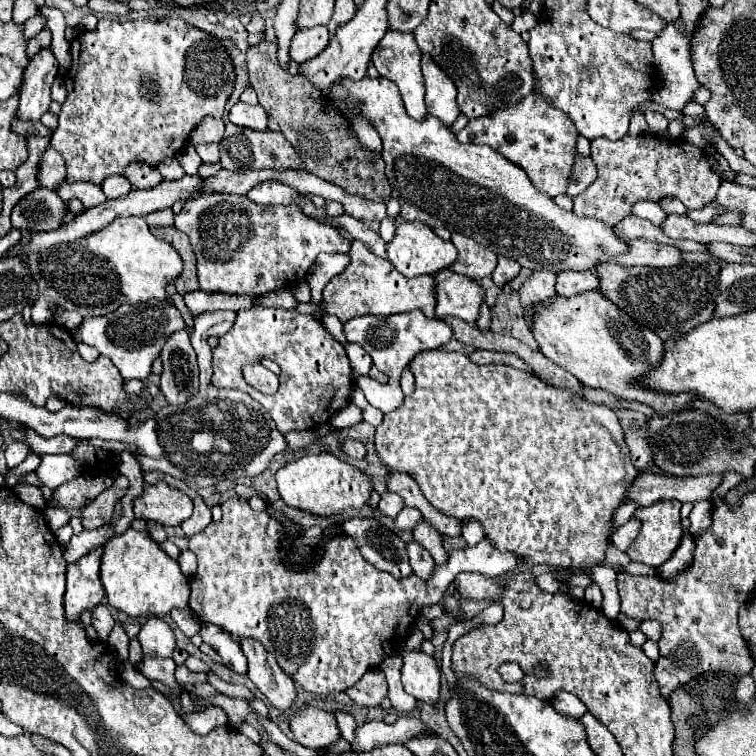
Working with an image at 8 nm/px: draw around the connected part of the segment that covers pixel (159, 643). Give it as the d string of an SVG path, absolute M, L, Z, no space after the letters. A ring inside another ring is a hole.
M147 618L147 622L141 626L139 642L145 656L159 656L159 658L171 658L173 650L177 648L173 630L161 620L161 618Z

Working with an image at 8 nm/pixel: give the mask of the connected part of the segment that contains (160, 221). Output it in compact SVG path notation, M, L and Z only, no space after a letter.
M165 208L165 210L157 210L157 212L151 212L145 216L147 220L147 226L153 228L153 226L171 226L173 224L173 210L171 208Z

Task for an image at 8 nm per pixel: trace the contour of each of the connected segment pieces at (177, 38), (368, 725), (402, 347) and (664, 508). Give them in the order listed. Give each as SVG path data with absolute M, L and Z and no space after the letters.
M103 18L99 20L95 30L87 30L79 36L79 32L75 34L73 42L71 42L71 54L73 54L73 66L67 74L65 80L65 88L67 88L67 98L61 104L61 112L59 112L59 126L55 130L55 134L51 136L51 146L55 150L59 150L59 154L63 154L65 162L67 162L67 182L77 182L77 180L89 180L93 184L101 184L107 176L113 174L123 174L127 170L127 166L131 162L145 162L149 166L157 166L159 162L163 162L165 158L173 158L191 138L193 130L207 118L223 118L225 112L225 104L229 100L229 96L235 90L235 68L233 68L233 60L227 52L227 48L221 44L221 40L215 34L203 32L191 24L187 24L183 18L159 18L159 20L109 20Z
M401 716L395 724L385 724L385 722L375 722L375 720L365 722L357 726L355 740L351 742L351 750L369 752L385 744L405 744L409 738L423 734L427 730L429 726L413 716Z
M413 310L413 312L395 314L395 316L391 314L391 316L351 318L349 322L343 324L343 334L345 334L347 342L355 342L363 350L367 350L367 354L373 358L373 364L389 376L389 384L383 386L381 392L365 392L367 402L371 406L379 408L383 414L387 414L387 412L395 410L397 406L401 406L401 402L405 398L399 388L399 378L401 378L401 372L405 370L407 362L411 362L411 358L421 350L435 350L439 346L445 346L451 340L453 330L447 322L437 320L437 318L427 318L421 314L421 310Z
M671 500L635 510L635 518L641 520L641 530L629 546L627 556L633 562L643 562L653 568L659 568L665 560L669 560L683 536L679 510L681 502Z

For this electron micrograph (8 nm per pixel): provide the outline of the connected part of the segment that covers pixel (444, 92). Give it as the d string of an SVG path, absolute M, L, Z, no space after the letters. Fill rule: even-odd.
M421 56L421 70L425 78L427 112L437 116L447 128L451 128L459 116L459 108L455 104L457 90L451 78L443 70L439 70L439 66L435 66L435 62L429 56Z

